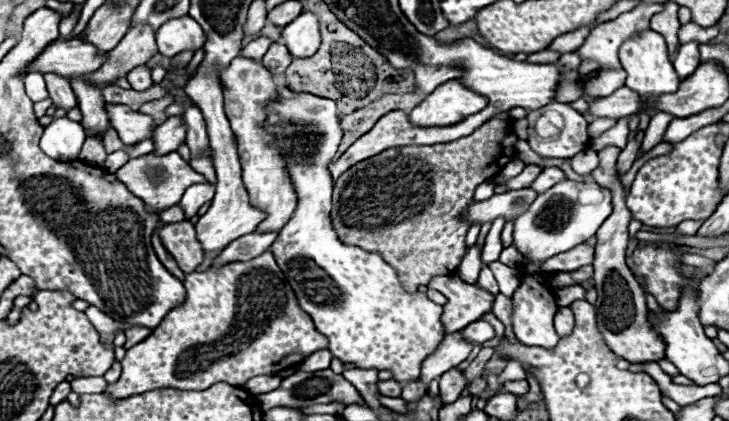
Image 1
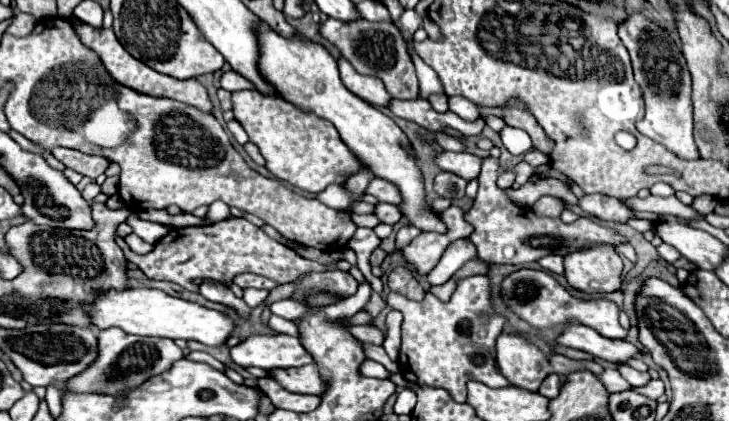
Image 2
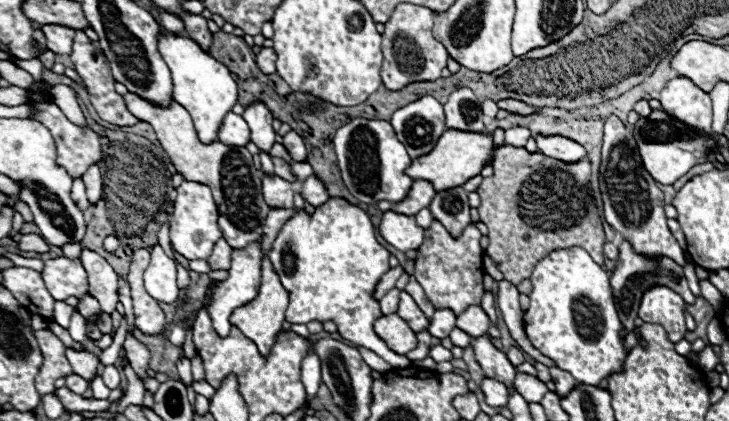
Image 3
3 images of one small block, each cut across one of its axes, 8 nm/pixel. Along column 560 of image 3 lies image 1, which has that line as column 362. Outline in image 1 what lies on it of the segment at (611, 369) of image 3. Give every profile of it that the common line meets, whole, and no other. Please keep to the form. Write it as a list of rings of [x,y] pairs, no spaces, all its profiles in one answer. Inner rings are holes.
[[[282,90],[280,102],[272,106],[274,114],[268,116],[270,124],[276,124],[278,136],[288,158],[290,176],[298,194],[298,206],[286,226],[280,230],[278,240],[272,244],[274,258],[284,272],[288,284],[294,288],[300,308],[312,318],[316,330],[328,338],[328,350],[334,358],[344,364],[354,364],[356,368],[390,370],[396,382],[408,384],[416,382],[422,372],[422,362],[436,352],[446,336],[442,324],[444,308],[434,304],[424,292],[406,292],[398,280],[398,272],[384,262],[378,252],[368,252],[358,246],[342,244],[330,222],[330,198],[332,198],[332,178],[328,174],[328,164],[340,144],[340,122],[338,108],[332,100],[316,98],[312,94],[296,94],[292,90]]]

